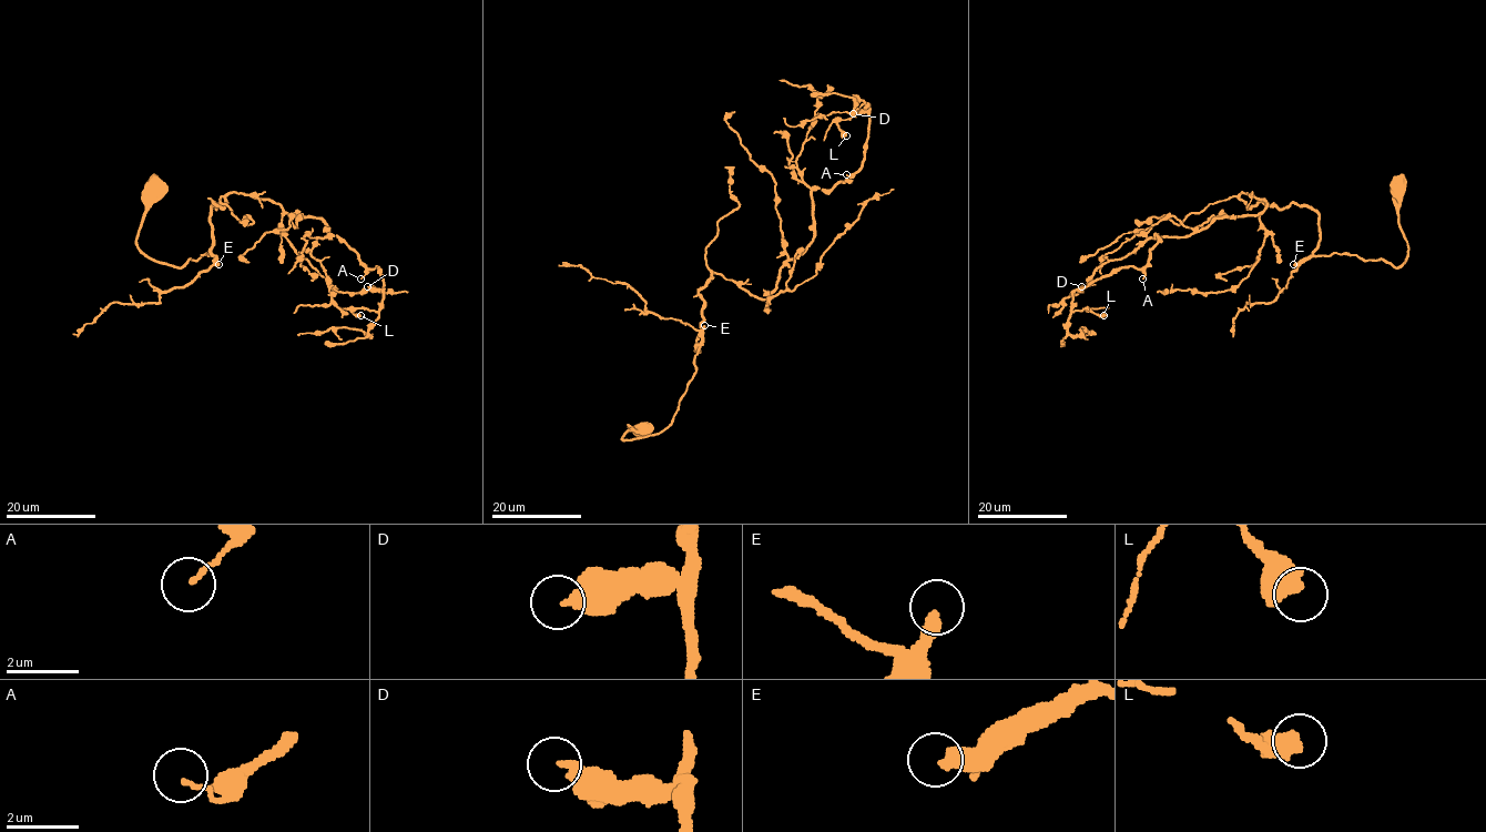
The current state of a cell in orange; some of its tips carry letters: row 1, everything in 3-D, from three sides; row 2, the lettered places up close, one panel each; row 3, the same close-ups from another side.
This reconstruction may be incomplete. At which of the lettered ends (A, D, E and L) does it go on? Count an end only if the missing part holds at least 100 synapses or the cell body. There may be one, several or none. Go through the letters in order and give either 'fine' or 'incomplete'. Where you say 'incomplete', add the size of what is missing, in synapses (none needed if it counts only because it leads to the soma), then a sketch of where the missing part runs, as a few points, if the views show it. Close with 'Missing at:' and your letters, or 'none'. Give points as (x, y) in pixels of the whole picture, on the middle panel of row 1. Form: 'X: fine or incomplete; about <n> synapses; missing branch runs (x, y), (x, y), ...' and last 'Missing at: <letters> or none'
A: fine
D: fine
E: incomplete; about 180 synapses; missing branch runs (704, 325), (720, 305), (736, 223), (756, 185), (847, 203), (861, 155)
L: fine
Missing at: E

